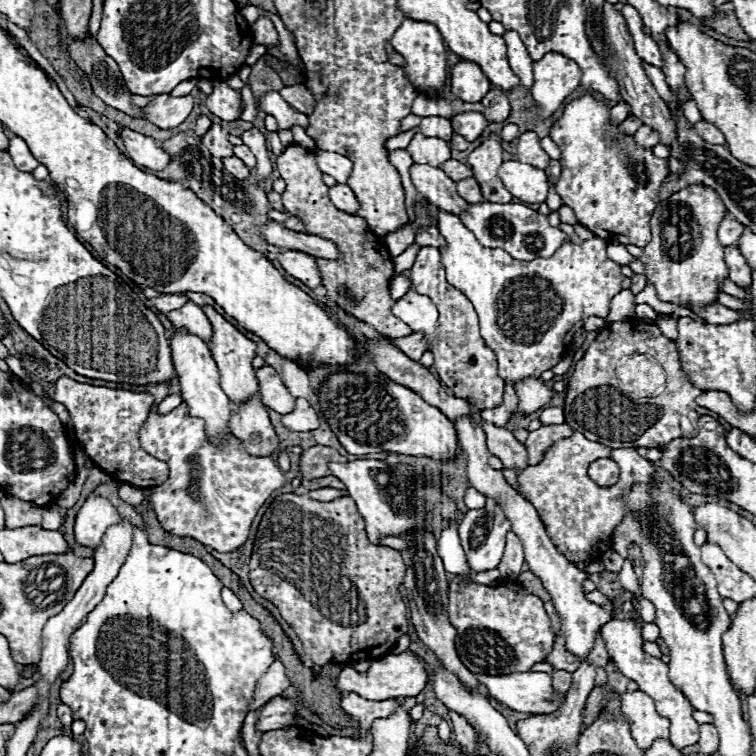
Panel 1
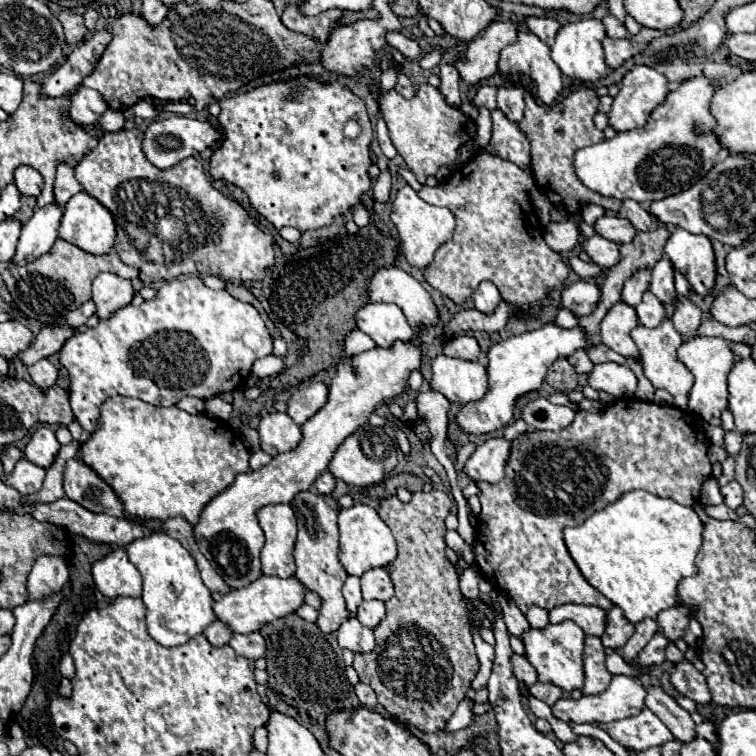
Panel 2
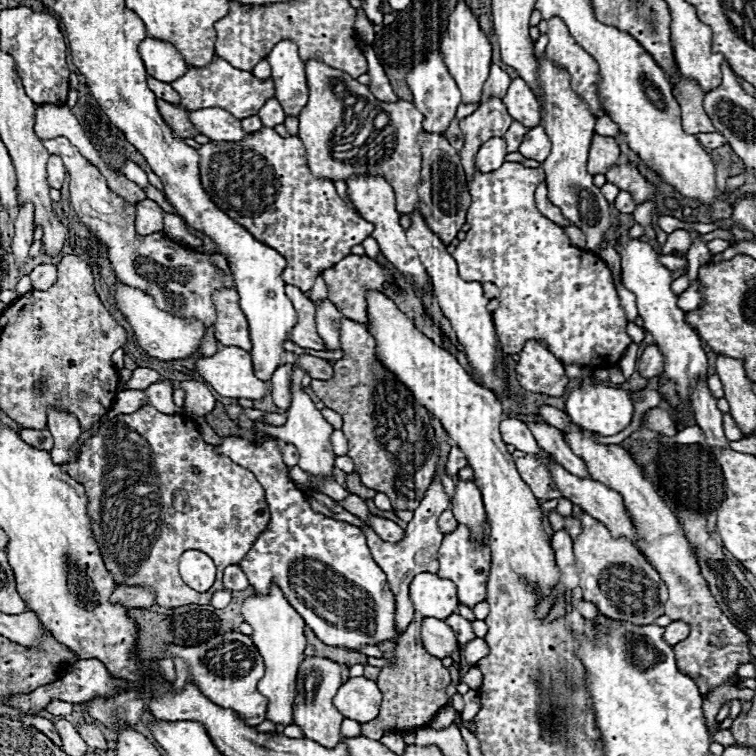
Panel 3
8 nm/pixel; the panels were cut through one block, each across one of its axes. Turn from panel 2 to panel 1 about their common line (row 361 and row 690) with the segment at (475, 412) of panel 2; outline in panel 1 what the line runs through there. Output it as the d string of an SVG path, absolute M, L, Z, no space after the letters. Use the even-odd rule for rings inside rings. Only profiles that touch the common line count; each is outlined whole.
M514 672L510 676L478 676L478 680L488 688L488 694L502 702L504 706L516 710L516 712L526 712L526 714L550 714L556 712L562 704L564 698L554 694L552 688L552 678L546 672Z

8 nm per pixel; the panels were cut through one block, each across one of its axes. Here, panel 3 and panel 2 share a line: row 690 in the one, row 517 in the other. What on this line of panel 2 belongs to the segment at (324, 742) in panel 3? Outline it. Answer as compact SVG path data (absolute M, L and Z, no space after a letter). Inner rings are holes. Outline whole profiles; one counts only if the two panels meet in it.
M310 490L298 492L292 500L292 508L298 518L298 538L294 548L296 558L296 578L312 592L320 594L322 608L318 626L322 632L336 632L338 626L348 618L348 610L342 596L342 584L346 580L346 570L342 568L338 560L338 514L334 508L330 508L320 494L314 494Z

